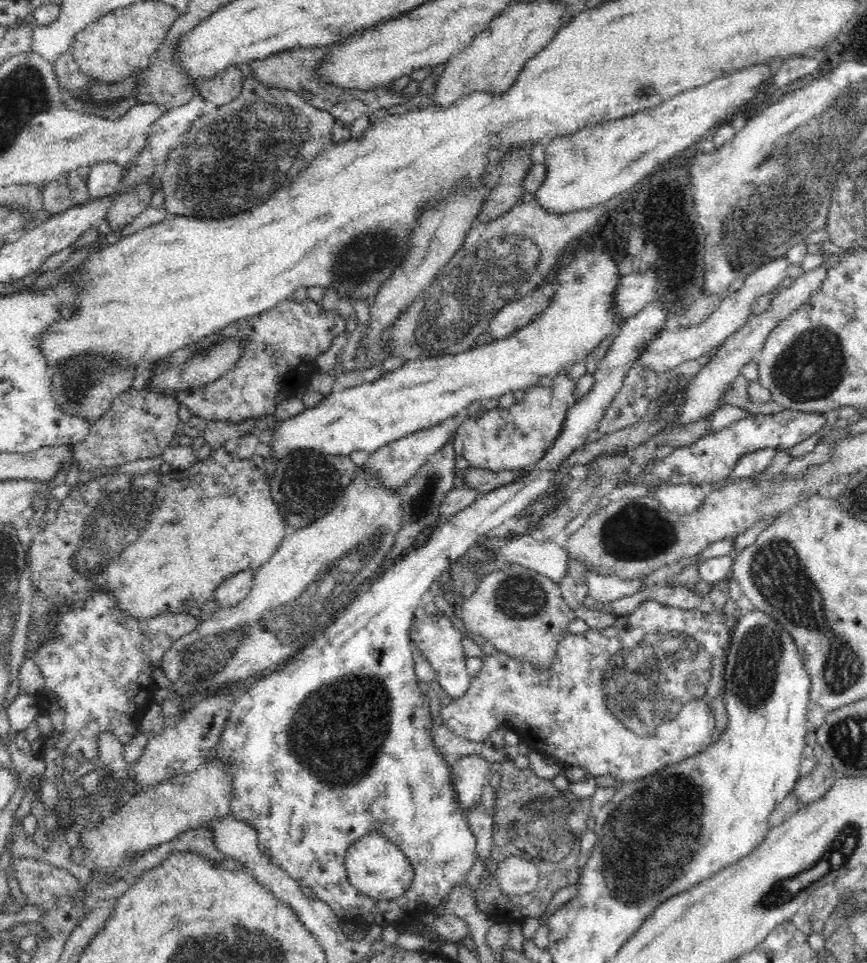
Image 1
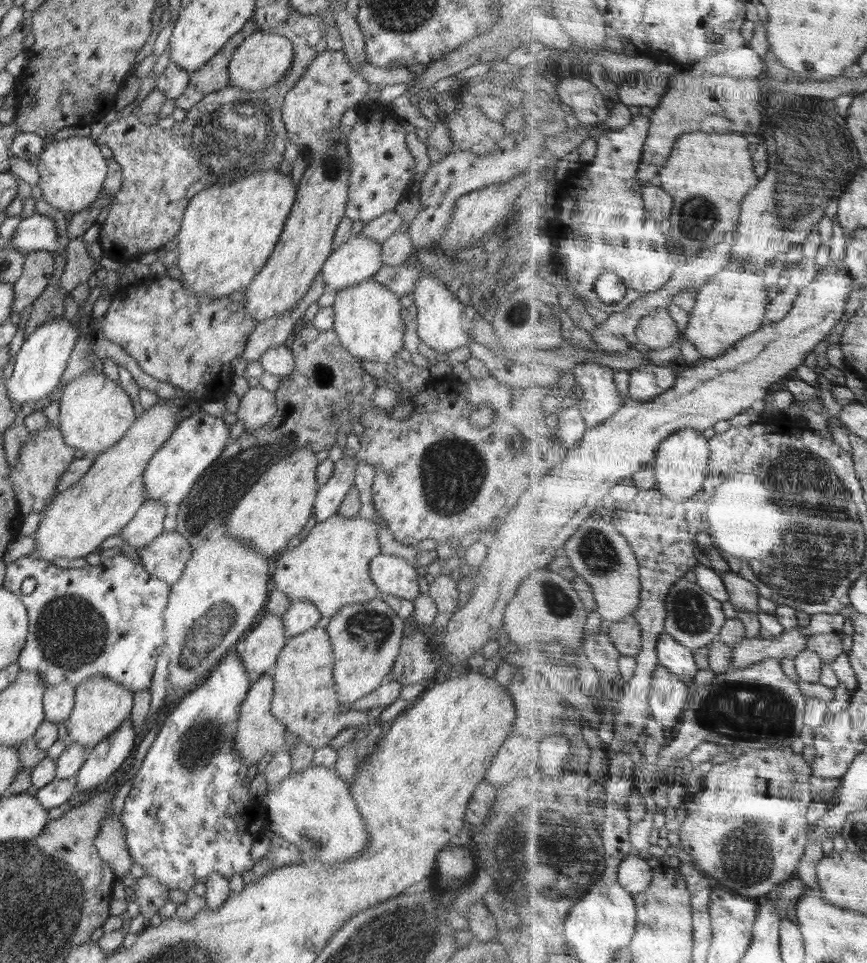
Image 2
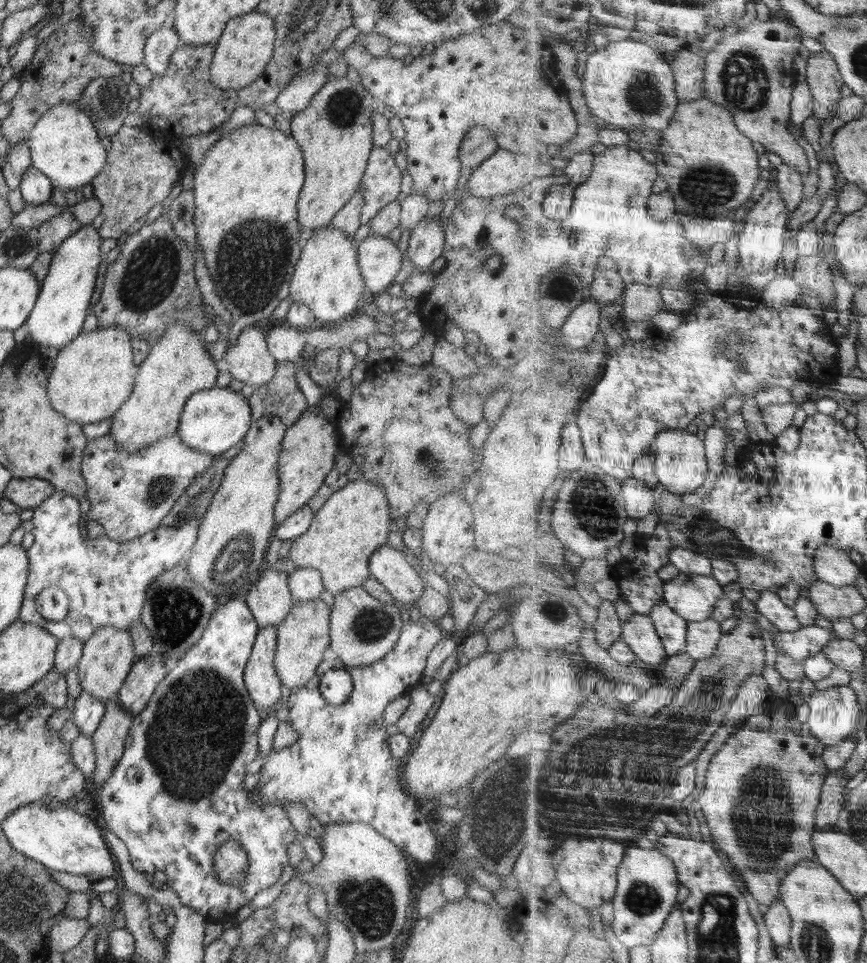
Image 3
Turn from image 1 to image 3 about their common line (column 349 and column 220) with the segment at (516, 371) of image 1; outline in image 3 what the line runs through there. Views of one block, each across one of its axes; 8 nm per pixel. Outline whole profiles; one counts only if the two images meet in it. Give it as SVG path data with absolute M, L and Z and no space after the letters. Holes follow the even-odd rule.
M215 385L208 390L195 392L188 398L180 415L177 434L182 438L182 444L190 446L190 450L219 456L245 438L252 424L251 412L248 400L241 393L234 392L228 386Z

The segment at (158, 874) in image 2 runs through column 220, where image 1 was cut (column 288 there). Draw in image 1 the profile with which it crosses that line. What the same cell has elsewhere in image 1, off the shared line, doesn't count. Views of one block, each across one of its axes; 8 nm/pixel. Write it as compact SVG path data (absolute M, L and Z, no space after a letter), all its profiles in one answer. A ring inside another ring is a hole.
M658 296L658 298L651 300L638 314L628 317L622 322L622 325L616 331L616 336L614 336L606 356L604 356L597 365L597 369L593 374L595 382L591 386L590 392L585 396L582 395L582 397L571 406L563 422L559 437L555 438L554 444L544 453L544 456L539 461L536 461L526 468L527 471L523 474L524 478L522 478L522 480L516 480L516 482L506 484L506 486L500 486L500 488L496 488L496 490L492 490L492 492L486 492L486 494L482 493L480 498L474 501L474 504L470 504L466 510L456 514L456 516L448 518L448 522L440 524L439 528L434 529L429 534L424 546L416 548L416 550L410 550L406 556L403 556L388 570L382 572L370 586L358 591L357 597L351 604L344 607L324 632L314 637L314 640L304 646L295 657L286 661L286 664L277 670L261 676L254 688L244 690L237 694L235 703L232 706L232 712L228 714L226 726L224 726L222 734L220 734L220 742L218 742L216 754L214 754L214 756L208 754L206 762L219 760L219 762L223 762L225 766L230 766L230 768L226 768L226 773L232 775L230 814L232 814L236 820L246 821L256 829L259 838L259 848L269 857L269 861L274 866L279 866L282 870L285 870L290 875L290 878L293 878L300 886L311 888L315 892L315 896L326 902L326 904L329 904L334 914L341 920L351 921L358 926L380 928L386 925L394 925L400 929L410 928L426 913L430 913L437 906L440 906L440 904L446 900L448 894L450 894L450 890L456 886L460 886L460 884L467 884L466 874L472 870L472 866L474 866L474 862L476 862L477 840L470 830L466 813L464 813L464 810L461 809L461 804L456 800L455 788L453 787L451 779L451 766L431 741L431 730L436 725L432 717L430 717L430 704L427 695L420 693L418 690L418 682L420 682L420 680L417 679L416 671L414 670L415 666L411 651L409 634L414 612L418 604L420 604L420 598L424 596L424 592L435 588L446 577L450 568L460 560L461 556L463 556L469 548L474 548L484 535L491 534L498 526L506 522L506 520L519 515L523 516L525 512L532 509L533 504L537 500L546 495L548 488L553 486L553 483L557 481L554 472L558 470L558 466L575 450L578 450L579 447L586 442L586 438L598 428L604 412L606 412L606 408L612 404L612 400L614 400L618 390L622 388L622 382L624 382L628 370L638 361L638 356L642 354L642 350L646 348L646 344L648 344L654 336L658 336L658 334L663 331L662 326L664 326L664 322L666 322L669 305L666 306L660 298L661 296ZM372 831L380 831L380 833L384 834L384 837L388 837L388 840L396 843L399 849L404 851L410 863L412 863L412 868L414 869L412 884L410 884L408 890L406 890L402 896L398 896L398 898L388 901L370 898L362 894L355 886L352 886L352 883L348 880L346 865L344 864L347 848L352 842Z

